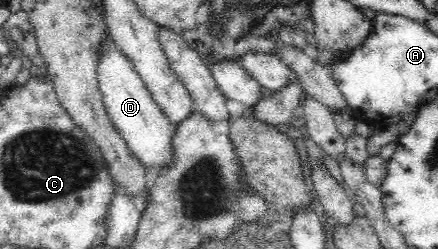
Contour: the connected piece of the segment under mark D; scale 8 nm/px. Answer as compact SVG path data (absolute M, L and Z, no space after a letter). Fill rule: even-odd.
M106 37L101 43L97 60L97 80L103 95L103 104L106 106L112 126L120 133L120 138L126 142L128 150L136 156L144 169L170 168L173 165L174 156L172 148L174 131L171 121L150 95L130 59L118 50L112 38Z

